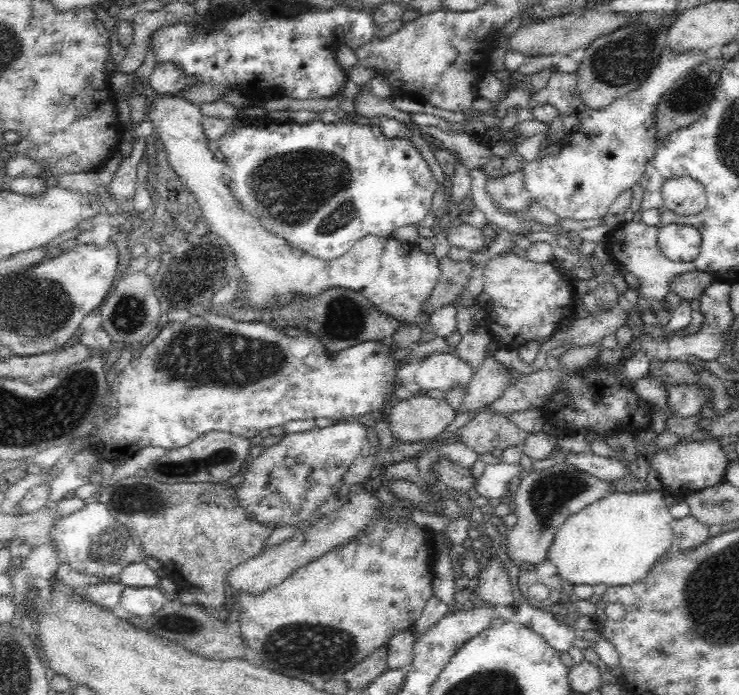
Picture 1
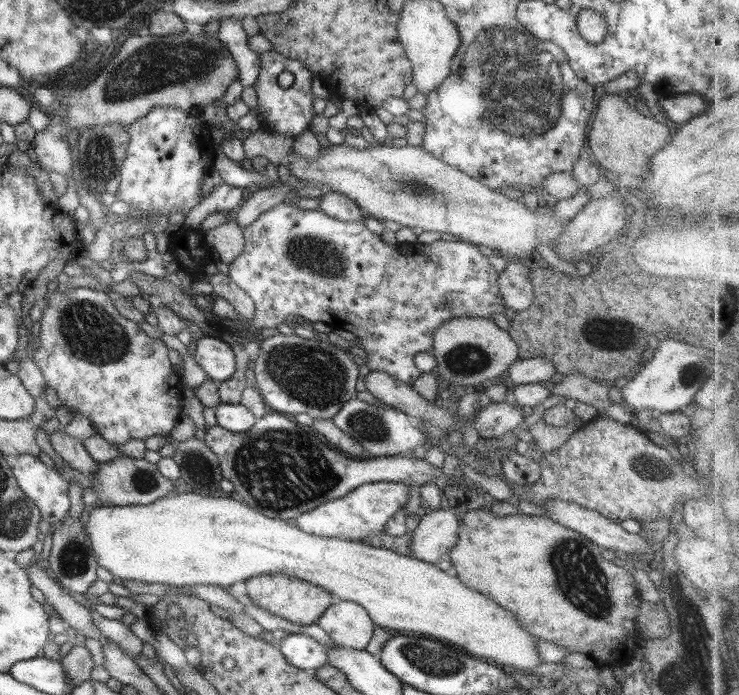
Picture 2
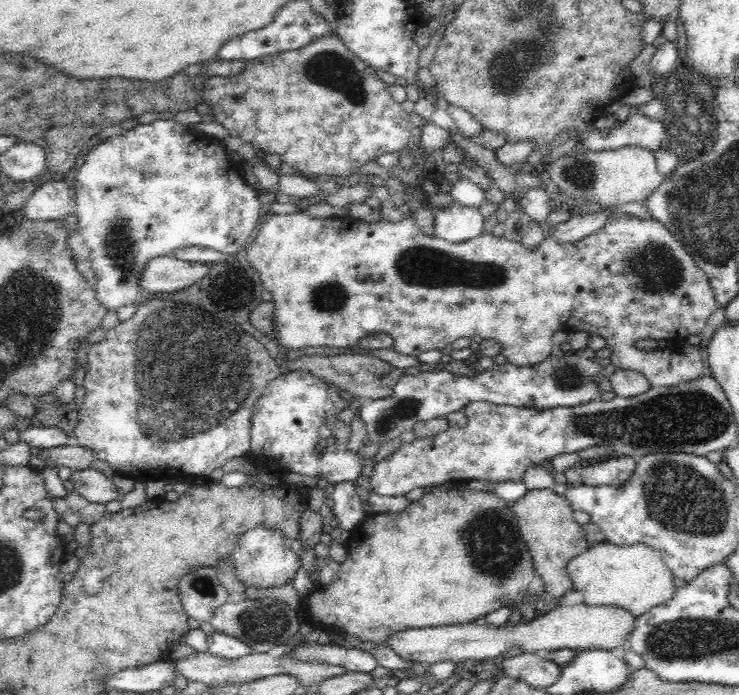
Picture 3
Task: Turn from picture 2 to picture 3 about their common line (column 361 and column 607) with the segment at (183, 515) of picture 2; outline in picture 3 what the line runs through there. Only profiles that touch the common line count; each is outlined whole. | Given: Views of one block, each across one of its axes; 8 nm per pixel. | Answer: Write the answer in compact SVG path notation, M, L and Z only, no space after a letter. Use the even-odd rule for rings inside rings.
M608 542L591 545L587 552L570 560L567 575L572 580L573 591L582 594L582 603L586 606L615 606L629 612L636 619L651 608L670 600L675 592L674 576L666 567L662 554L642 544L626 547L614 546Z

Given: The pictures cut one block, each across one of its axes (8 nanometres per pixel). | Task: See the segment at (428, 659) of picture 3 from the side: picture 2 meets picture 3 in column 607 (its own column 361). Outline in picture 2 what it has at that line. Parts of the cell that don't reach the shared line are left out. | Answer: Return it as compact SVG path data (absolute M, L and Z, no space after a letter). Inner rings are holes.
M336 600L317 619L335 647L364 650L370 642L374 624L362 606Z

